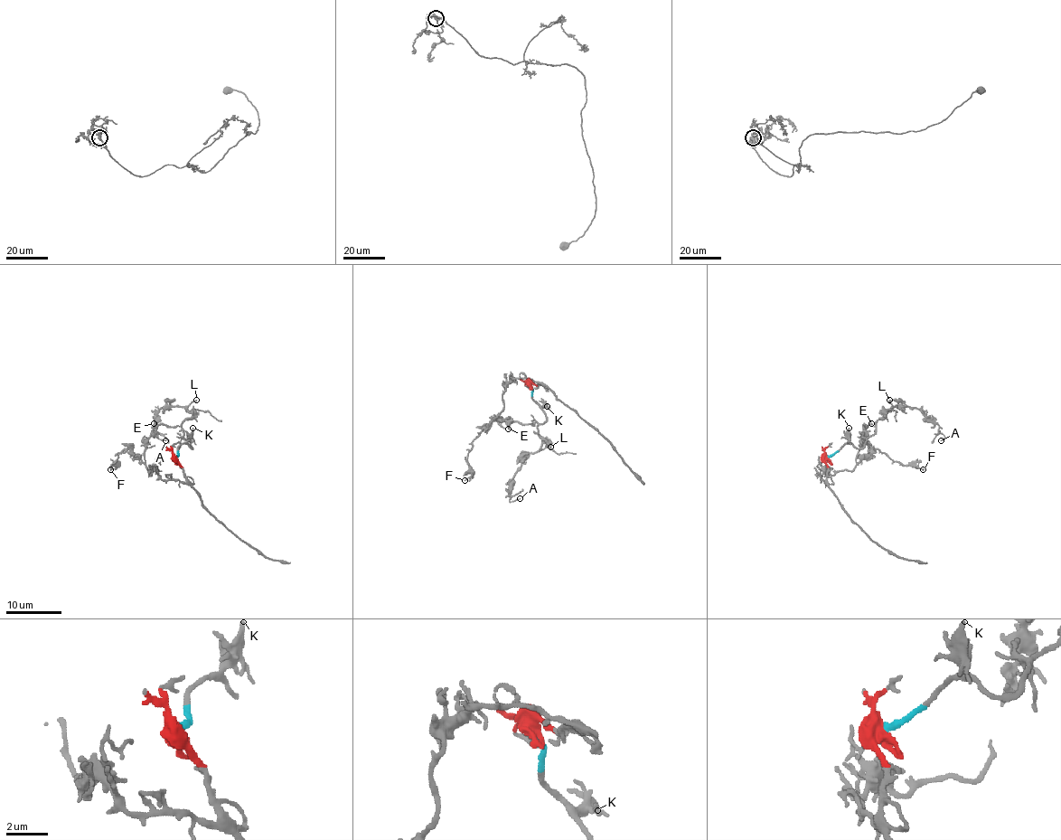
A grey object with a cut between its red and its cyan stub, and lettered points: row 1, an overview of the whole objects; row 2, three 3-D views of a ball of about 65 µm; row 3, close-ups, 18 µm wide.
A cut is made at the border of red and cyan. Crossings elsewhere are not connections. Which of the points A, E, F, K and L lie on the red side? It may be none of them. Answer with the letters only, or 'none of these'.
E, F

